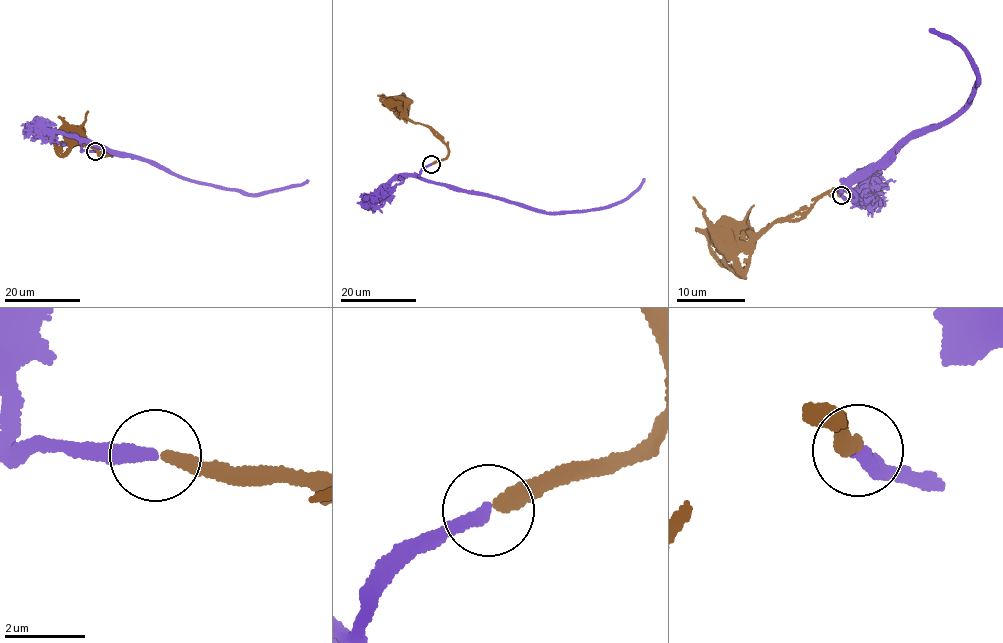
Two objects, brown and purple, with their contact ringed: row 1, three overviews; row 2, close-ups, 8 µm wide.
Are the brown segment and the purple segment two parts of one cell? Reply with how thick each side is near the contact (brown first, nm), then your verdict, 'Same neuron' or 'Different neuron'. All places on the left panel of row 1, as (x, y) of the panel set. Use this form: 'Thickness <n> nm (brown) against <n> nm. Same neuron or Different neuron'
Thickness 360 nm (brown) against 340 nm. Same neuron

